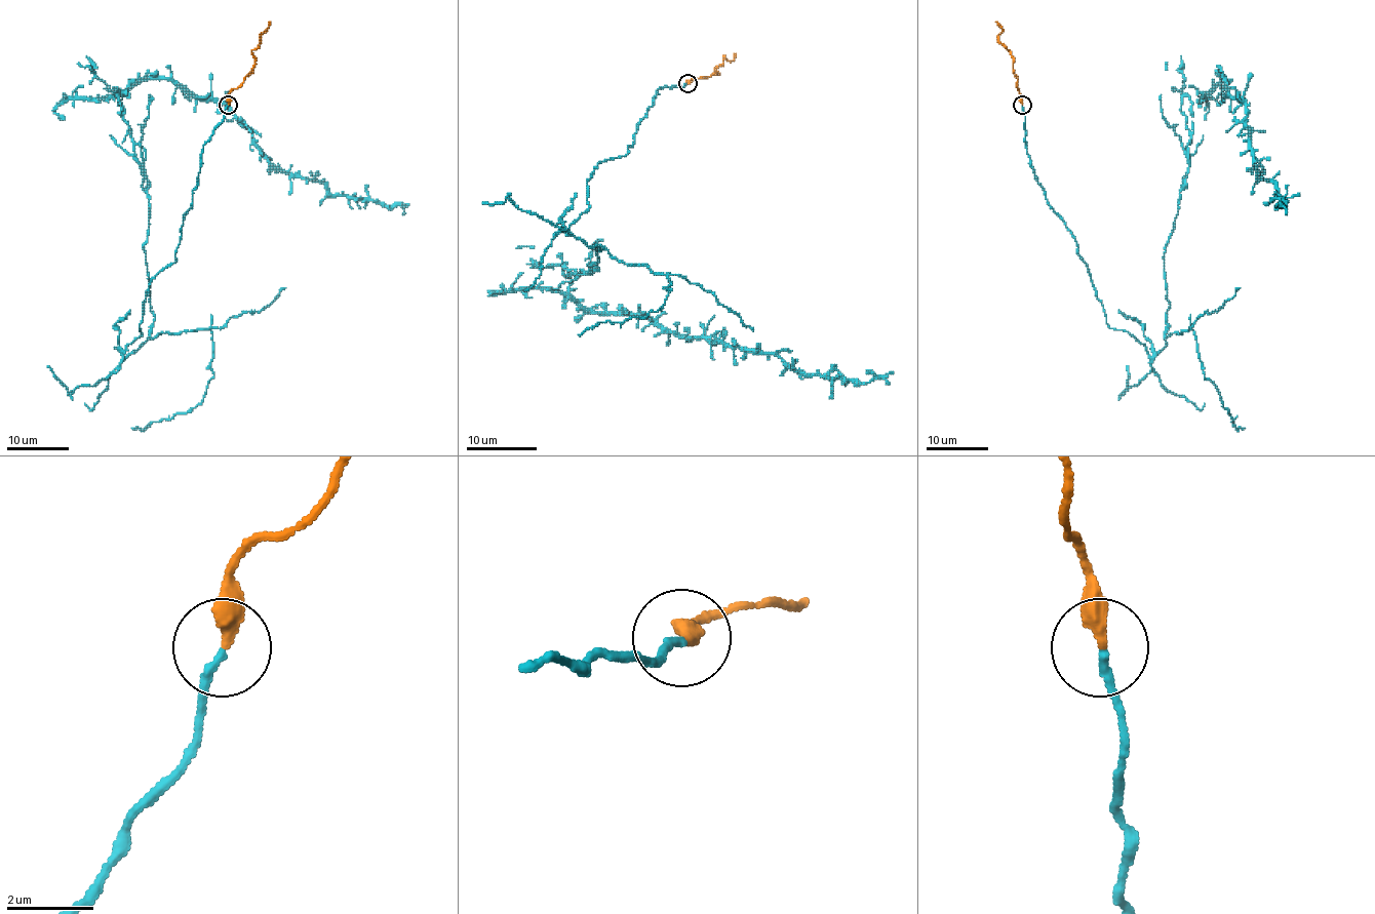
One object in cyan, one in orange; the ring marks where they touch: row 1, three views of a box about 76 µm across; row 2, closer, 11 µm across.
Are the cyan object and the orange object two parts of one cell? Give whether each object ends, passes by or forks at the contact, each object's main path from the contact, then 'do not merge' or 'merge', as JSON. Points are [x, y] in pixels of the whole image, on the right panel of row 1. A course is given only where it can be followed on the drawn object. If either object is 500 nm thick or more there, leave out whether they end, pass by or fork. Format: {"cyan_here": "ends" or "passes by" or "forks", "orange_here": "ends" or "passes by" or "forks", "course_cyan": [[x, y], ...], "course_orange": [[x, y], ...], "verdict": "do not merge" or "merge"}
{"cyan_here": "ends", "orange_here": "ends", "course_cyan": [[1022, 104], [1106, 322], [1152, 356], [1184, 78], [1245, 106], [1287, 214]], "course_orange": [[1022, 104], [1013, 55], [998, 40], [1002, 28], [995, 22]], "verdict": "do not merge"}

